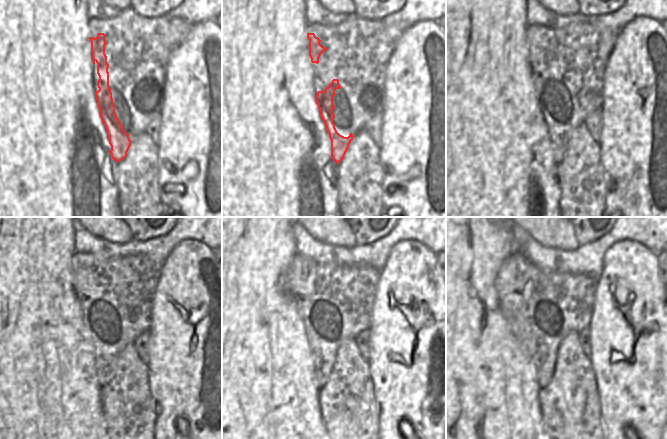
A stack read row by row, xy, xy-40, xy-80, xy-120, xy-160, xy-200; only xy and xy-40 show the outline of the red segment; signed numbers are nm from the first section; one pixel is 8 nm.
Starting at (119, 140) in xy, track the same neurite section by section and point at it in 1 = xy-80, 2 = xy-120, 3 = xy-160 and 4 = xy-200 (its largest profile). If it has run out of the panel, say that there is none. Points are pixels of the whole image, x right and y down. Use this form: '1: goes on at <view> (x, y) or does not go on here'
1: goes on at xy-80 (554, 96)
2: goes on at xy-120 (103, 323)
3: goes on at xy-160 (321, 346)
4: goes on at xy-200 (542, 350)

